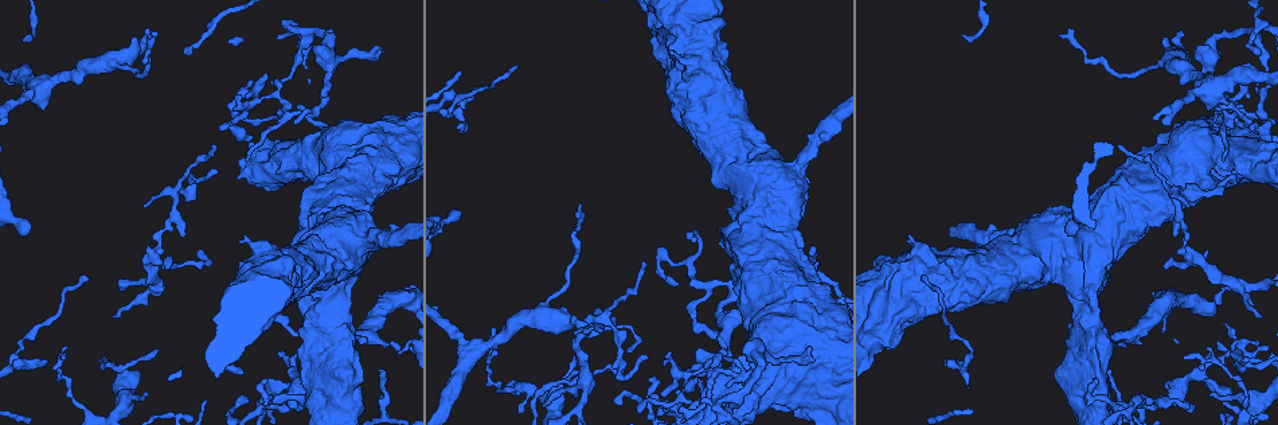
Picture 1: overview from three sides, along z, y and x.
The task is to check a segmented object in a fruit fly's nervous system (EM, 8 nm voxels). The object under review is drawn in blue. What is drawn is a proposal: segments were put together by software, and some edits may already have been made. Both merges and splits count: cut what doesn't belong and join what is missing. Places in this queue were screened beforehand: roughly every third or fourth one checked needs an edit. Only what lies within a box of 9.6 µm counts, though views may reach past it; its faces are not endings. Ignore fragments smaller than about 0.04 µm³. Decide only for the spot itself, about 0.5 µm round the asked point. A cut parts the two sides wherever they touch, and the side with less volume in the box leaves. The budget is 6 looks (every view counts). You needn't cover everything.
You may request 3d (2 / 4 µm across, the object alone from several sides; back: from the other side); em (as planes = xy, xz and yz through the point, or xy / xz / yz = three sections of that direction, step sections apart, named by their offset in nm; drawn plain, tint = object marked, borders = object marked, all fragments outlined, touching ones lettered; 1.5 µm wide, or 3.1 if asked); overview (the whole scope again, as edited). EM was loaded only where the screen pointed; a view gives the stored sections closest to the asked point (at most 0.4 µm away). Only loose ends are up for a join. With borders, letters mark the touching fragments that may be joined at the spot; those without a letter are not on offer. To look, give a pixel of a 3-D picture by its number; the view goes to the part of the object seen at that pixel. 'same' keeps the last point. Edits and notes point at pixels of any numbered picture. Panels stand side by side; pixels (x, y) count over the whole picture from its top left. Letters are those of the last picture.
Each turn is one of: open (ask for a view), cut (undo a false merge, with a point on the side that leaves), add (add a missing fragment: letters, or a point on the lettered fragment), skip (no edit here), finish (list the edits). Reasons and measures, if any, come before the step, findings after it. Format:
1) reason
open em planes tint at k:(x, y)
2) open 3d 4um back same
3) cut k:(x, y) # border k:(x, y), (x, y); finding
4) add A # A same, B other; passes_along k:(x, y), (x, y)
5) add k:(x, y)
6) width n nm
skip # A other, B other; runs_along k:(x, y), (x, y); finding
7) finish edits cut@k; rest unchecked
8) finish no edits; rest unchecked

branch stops here
open em planes plain at 1:(588, 324)

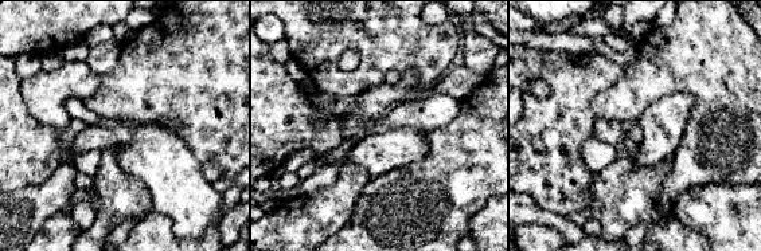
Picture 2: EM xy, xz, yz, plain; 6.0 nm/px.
open em planes borders same

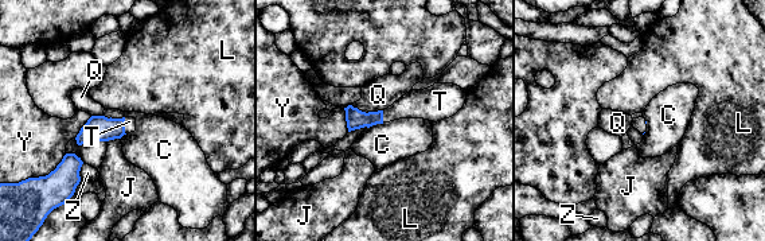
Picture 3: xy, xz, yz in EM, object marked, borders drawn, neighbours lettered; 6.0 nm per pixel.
longest_contact Q 200 nm
add T # C other, J other, L other, Q other, T same, Y other, Z other; the neuron continues

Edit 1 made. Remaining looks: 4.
open overview

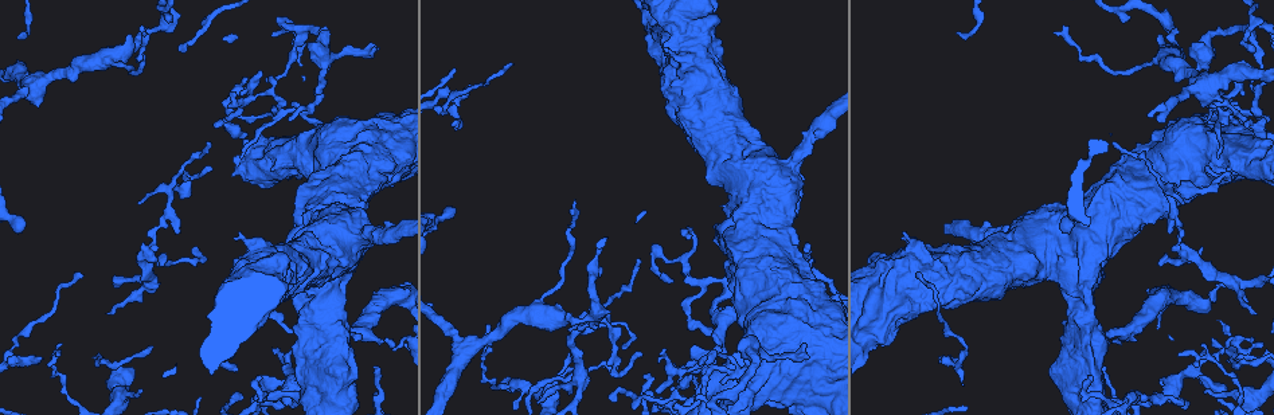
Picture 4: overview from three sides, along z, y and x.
sudden change in width
open em planes borders at 4:(441, 404)

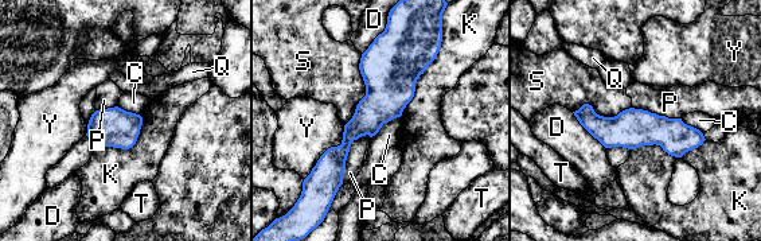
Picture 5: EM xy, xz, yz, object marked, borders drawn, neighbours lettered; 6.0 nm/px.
width 240 nm
skip # C other, D other, K other, P other, Q other, S other, T other, Y other; border 5:(705, 139), (681, 156), (631, 150); one neuron here

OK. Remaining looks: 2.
abrupt turn
open em planes borders at 4:(306, 114)

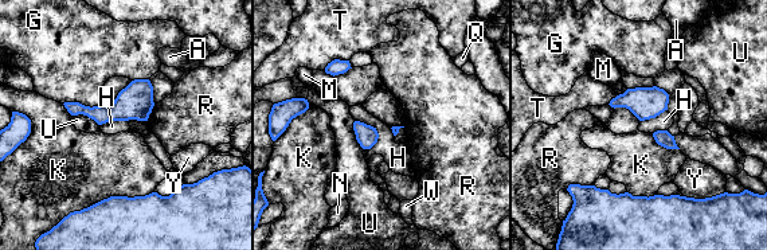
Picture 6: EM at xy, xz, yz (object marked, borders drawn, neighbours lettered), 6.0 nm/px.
skip # A other, G other, H other, K other, M other, N other, Q other, R other, T other, U other, W other, Y other; border 6:(355, 120), (376, 131), (370, 149); continuous, no second neuron

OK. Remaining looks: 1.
finish edits add@3; rest unchecked

